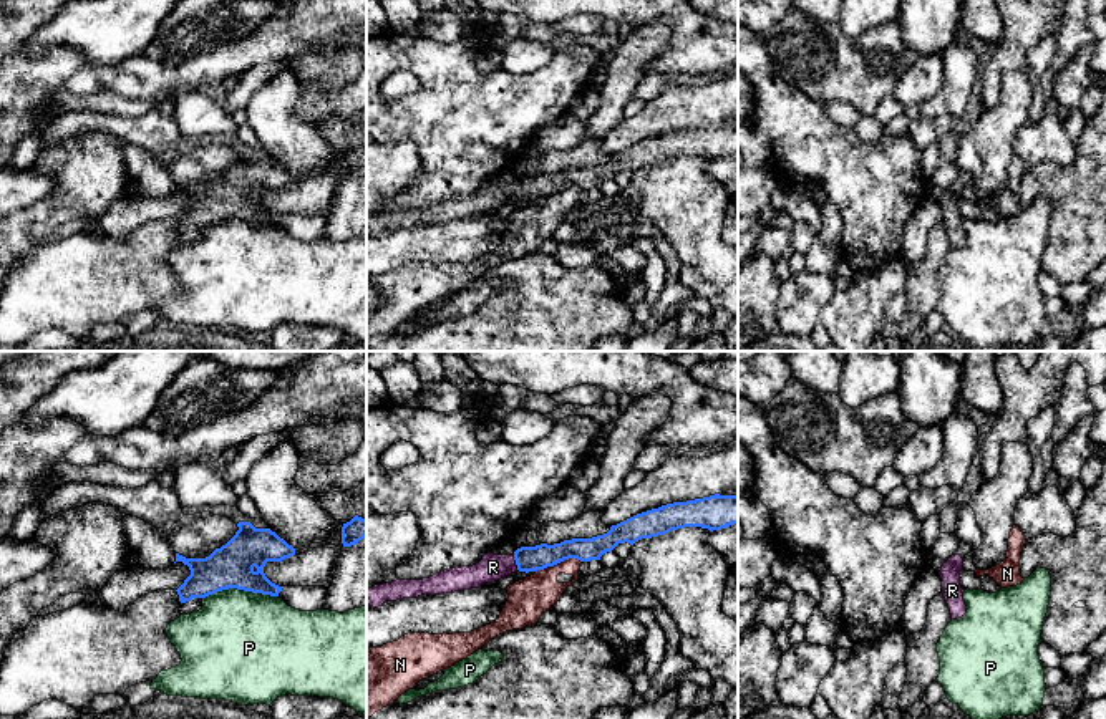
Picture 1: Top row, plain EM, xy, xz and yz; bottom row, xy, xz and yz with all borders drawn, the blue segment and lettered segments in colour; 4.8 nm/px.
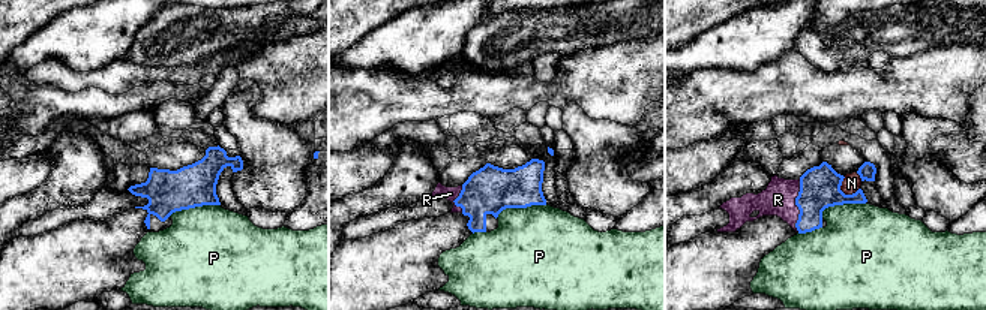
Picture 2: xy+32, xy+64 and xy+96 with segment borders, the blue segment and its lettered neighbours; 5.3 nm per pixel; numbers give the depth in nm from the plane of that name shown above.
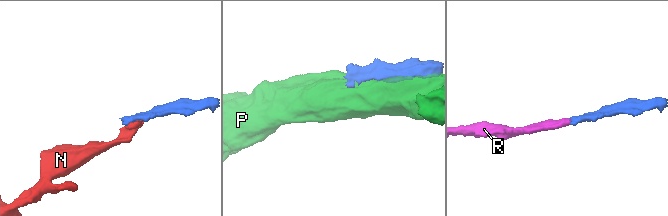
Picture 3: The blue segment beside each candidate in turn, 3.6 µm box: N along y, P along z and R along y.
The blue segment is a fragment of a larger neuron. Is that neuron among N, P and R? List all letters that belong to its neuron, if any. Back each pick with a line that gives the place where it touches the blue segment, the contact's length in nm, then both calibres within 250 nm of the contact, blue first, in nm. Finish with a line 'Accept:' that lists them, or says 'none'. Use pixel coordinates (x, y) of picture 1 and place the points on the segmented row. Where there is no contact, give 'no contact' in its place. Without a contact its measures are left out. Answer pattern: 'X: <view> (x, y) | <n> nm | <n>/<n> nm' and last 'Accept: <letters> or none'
R: xz (516, 562) | 80 nm | 130/130 nm
Accept: R

